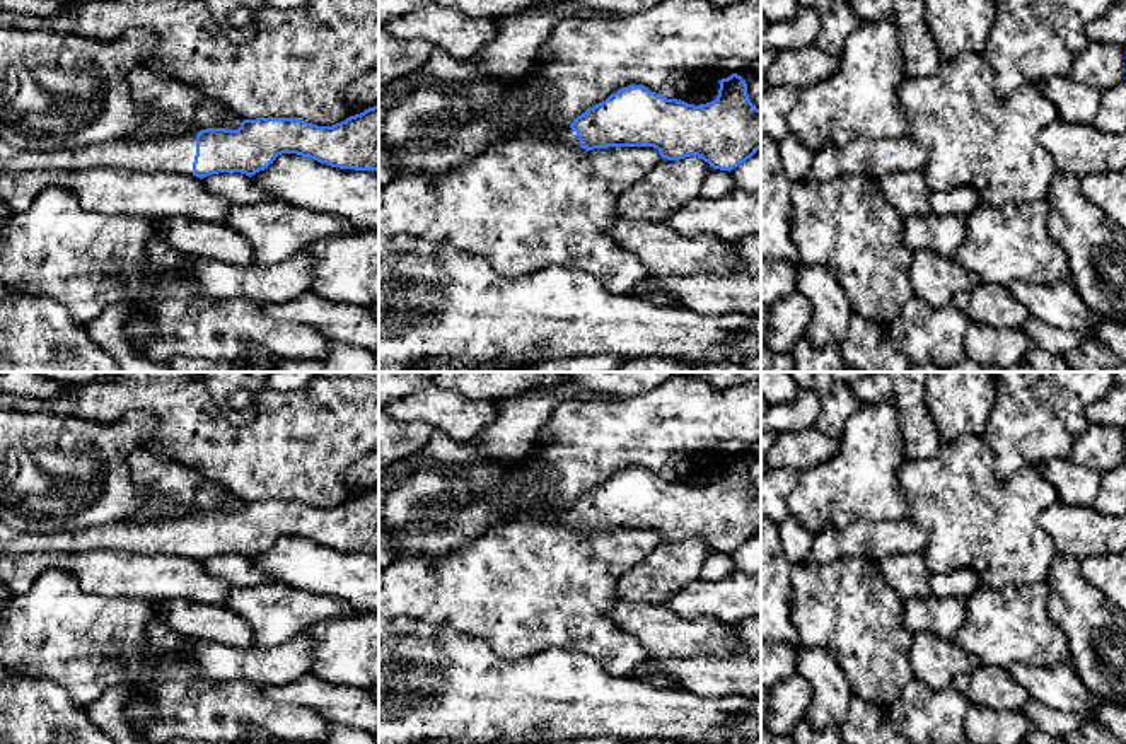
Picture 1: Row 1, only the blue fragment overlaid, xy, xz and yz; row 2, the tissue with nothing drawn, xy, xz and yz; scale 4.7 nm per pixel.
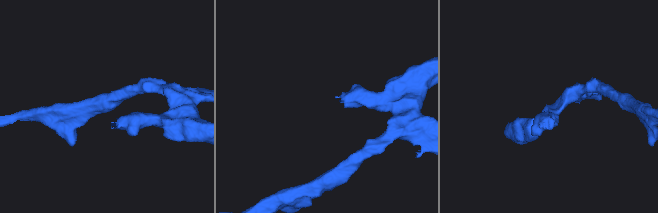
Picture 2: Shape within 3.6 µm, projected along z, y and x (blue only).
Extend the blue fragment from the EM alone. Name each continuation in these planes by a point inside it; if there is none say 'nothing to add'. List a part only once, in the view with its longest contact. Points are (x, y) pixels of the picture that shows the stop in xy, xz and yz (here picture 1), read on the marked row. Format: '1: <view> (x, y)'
1: xy (157, 154)

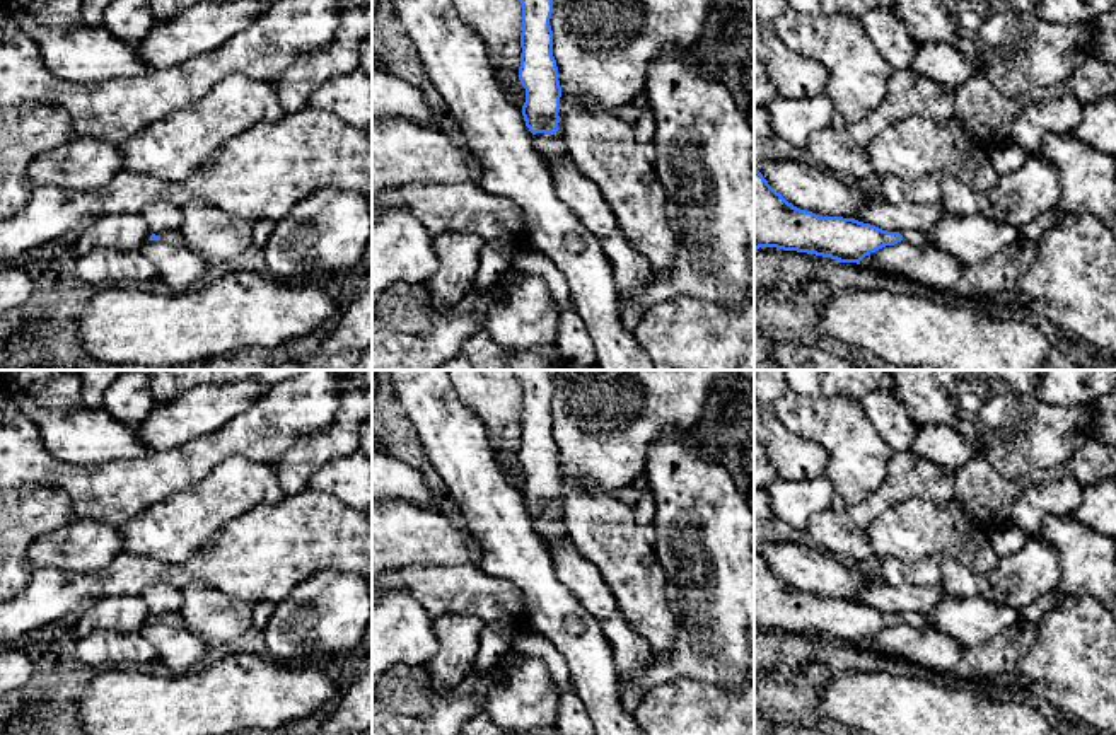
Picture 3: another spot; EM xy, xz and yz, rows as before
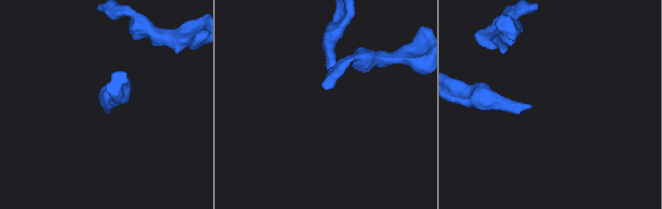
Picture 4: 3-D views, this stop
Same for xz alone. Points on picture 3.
1: xz (550, 145)

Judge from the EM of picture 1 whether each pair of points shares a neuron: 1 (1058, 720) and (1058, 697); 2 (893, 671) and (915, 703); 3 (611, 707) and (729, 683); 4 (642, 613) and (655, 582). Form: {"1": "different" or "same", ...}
{"1": "different", "2": "different", "3": "different", "4": "different"}

